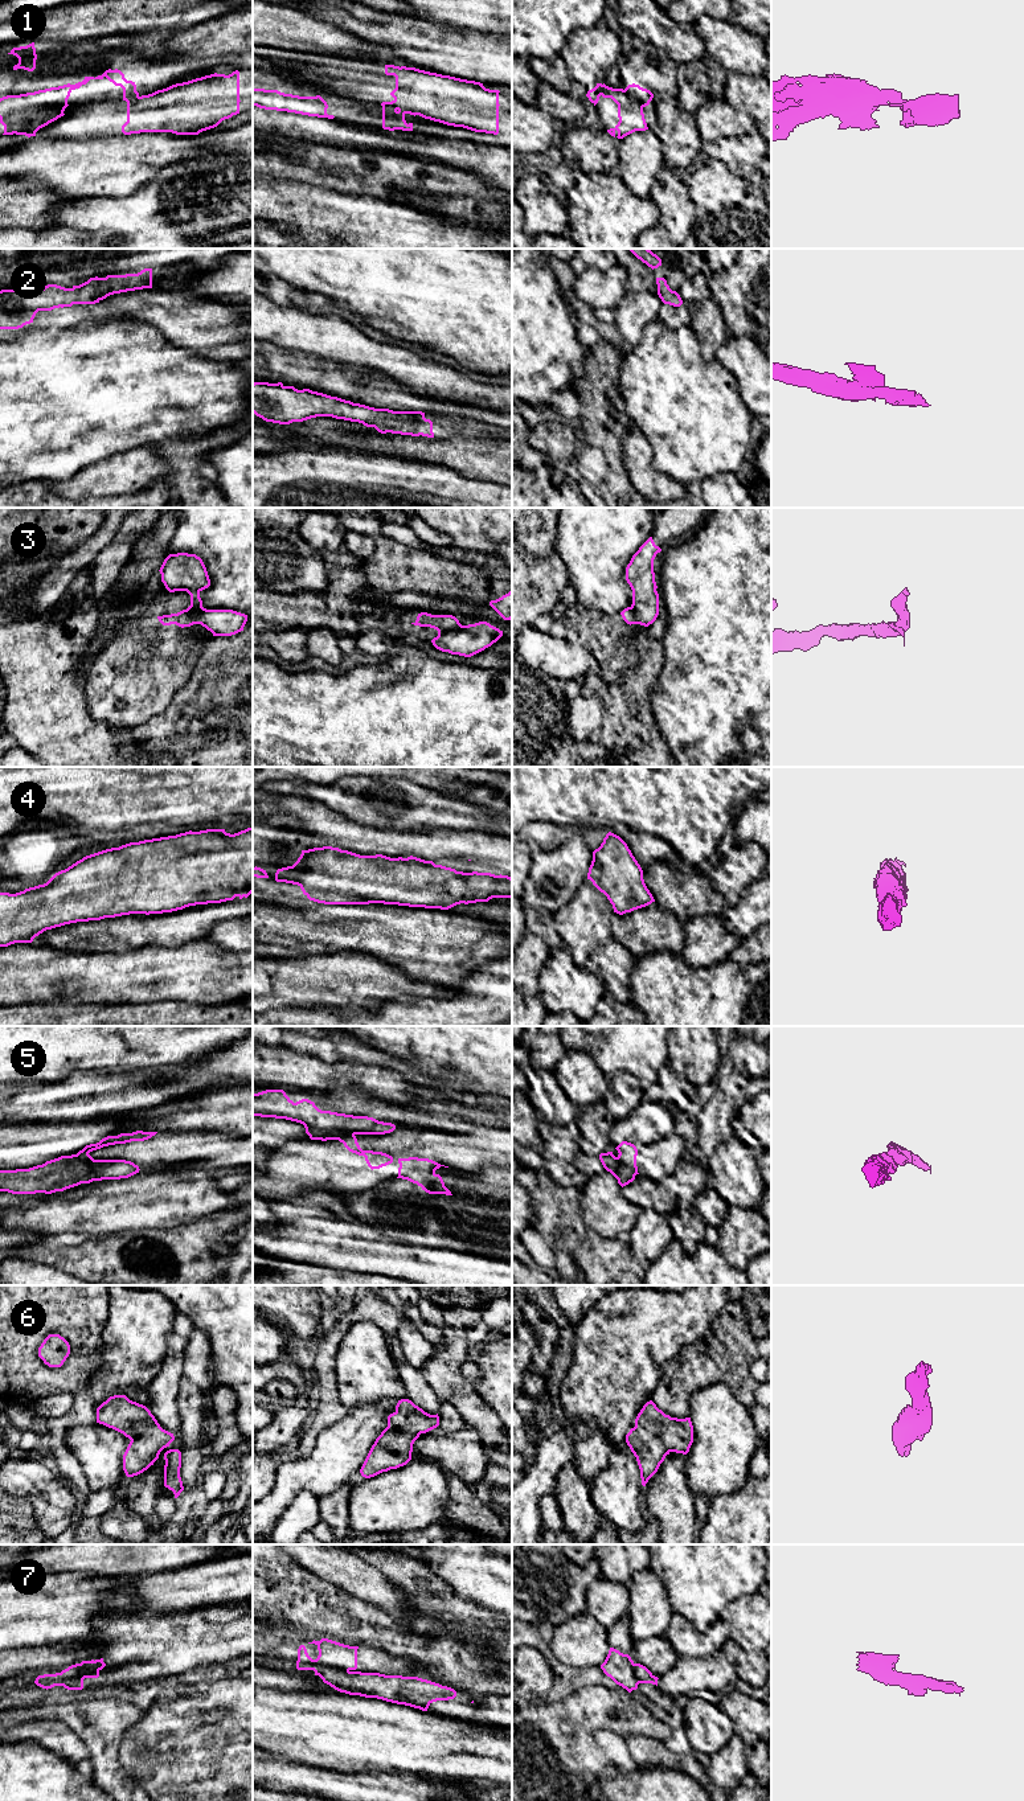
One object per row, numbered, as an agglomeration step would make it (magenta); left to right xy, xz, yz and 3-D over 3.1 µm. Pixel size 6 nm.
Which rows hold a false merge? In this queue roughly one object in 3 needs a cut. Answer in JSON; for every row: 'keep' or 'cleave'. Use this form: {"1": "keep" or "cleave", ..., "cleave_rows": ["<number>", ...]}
{"1": "cleave", "2": "keep", "3": "cleave", "4": "keep", "5": "cleave", "6": "keep", "7": "cleave", "cleave_rows": ["1", "3", "5", "7"]}

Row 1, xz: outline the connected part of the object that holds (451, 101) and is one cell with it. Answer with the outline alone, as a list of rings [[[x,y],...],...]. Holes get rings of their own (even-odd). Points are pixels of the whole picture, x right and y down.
[[[385,65],[385,74],[396,77],[396,89],[390,93],[394,99],[382,102],[382,107],[475,132],[499,134],[499,90],[406,66]]]

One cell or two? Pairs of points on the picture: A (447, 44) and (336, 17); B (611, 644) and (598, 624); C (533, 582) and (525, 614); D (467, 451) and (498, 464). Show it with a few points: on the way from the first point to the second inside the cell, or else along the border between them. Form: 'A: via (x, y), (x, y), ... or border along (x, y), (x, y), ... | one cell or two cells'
A: via (420, 42), (402, 33), (379, 29), (364, 23) | one cell
B: via (609, 639), (599, 630) | one cell
C: via (525, 590), (525, 606) | one cell
D: via (475, 458), (490, 459) | one cell

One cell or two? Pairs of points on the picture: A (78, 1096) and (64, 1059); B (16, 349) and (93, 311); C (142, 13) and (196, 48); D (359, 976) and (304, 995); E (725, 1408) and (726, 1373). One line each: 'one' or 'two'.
A: two
B: two
C: two
D: one
E: two

